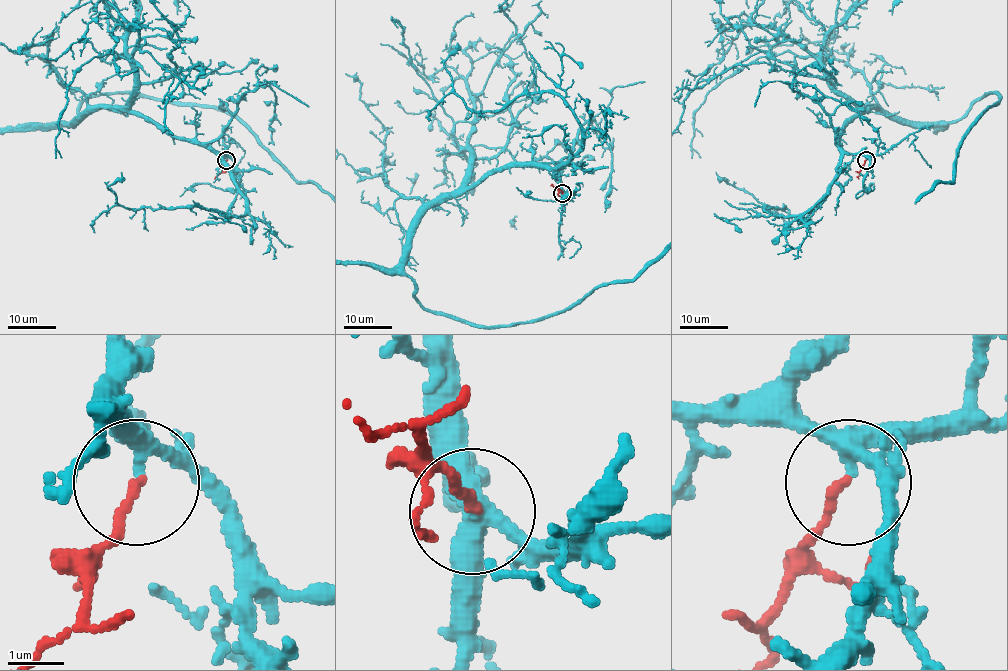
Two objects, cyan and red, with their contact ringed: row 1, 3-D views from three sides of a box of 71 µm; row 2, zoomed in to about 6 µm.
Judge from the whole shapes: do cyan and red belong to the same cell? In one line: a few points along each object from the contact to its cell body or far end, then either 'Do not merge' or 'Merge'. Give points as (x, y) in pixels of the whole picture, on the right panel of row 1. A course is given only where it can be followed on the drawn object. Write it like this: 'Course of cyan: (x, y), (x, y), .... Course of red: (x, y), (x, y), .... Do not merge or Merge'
Course of cyan: (867, 159), (840, 146), (863, 109), (949, 128), (845, 117), (867, 185), (952, 156), (991, 100). Course of red: (867, 159), (858, 179). Merge

